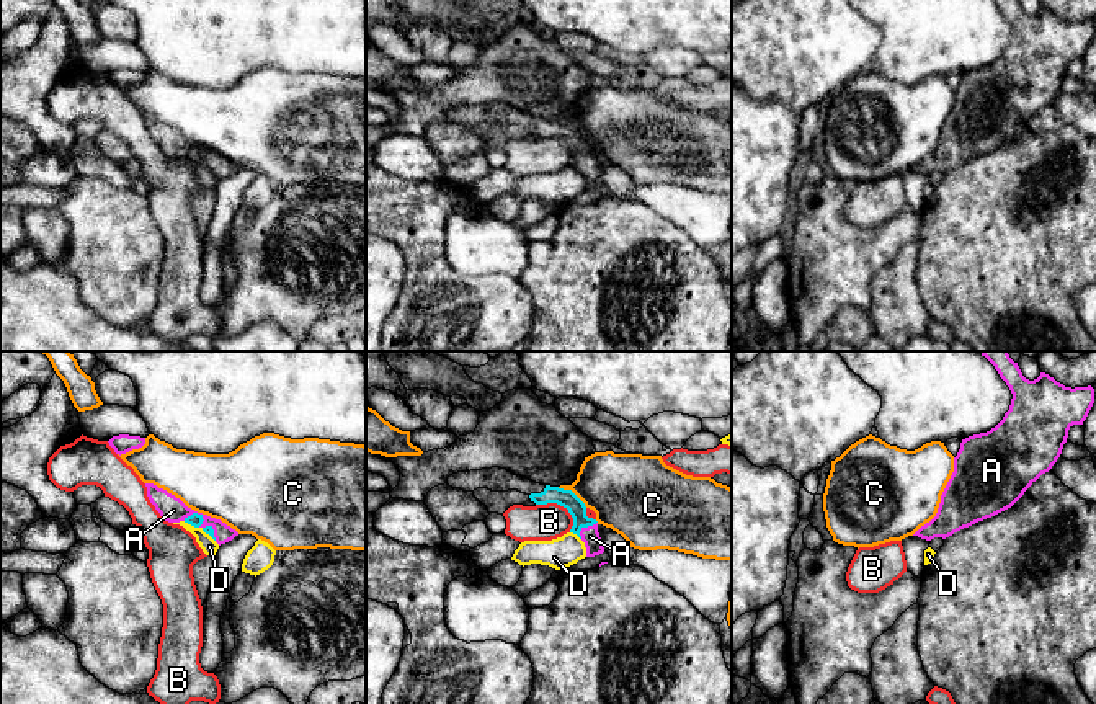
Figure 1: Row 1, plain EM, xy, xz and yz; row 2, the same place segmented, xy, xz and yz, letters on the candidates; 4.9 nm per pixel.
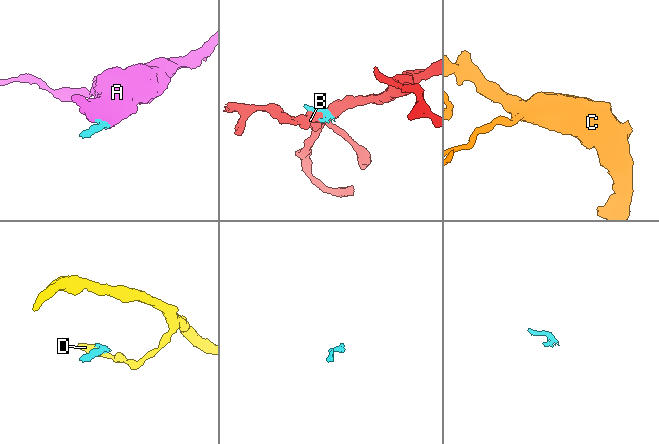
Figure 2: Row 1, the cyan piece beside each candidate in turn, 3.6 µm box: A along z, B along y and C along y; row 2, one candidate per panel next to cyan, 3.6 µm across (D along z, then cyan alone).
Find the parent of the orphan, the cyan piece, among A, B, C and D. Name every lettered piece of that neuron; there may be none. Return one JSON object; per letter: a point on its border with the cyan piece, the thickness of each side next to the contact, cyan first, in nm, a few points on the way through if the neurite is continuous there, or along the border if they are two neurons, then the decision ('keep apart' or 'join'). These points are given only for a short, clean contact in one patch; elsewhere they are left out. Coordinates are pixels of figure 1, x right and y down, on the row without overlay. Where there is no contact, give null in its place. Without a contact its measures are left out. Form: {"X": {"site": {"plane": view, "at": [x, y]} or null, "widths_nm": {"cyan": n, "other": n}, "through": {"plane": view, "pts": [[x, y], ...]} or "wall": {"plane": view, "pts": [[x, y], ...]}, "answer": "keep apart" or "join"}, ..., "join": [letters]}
{"A": {"site": {"plane": "xy", "at": [201, 157]}, "widths_nm": {"cyan": 70, "other": 120}, "through": {"plane": "xy", "pts": [[195, 154], [201, 157], [196, 147], [173, 144]]}, "answer": "join"}, "B": {"site": {"plane": "xz", "at": [562, 139]}, "widths_nm": {"cyan": 90, "other": 180}, "wall": {"plane": "xz", "pts": [[536, 138], [562, 139], [572, 152], [570, 165]]}, "answer": "keep apart"}, "C": {"site": {"plane": "xz", "at": [572, 126]}, "widths_nm": {"cyan": 90, "other": 360}, "wall": {"plane": "xz", "pts": [[557, 121], [569, 123], [587, 141]]}, "answer": "keep apart"}, "D": {"site": {"plane": "xy", "at": [191, 159]}, "widths_nm": {"cyan": 70, "other": 80}, "wall": {"plane": "xy", "pts": [[183, 155], [198, 162]]}, "answer": "keep apart"}, "join": ["A"]}

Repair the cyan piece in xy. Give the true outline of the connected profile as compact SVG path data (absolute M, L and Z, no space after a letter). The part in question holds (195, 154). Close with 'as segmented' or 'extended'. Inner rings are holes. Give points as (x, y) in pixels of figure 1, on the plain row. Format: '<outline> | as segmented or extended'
M145 118L147 131L160 150L168 157L185 155L194 162L201 162L209 168L219 180L232 175L238 167L222 157L221 154L211 152L207 149L198 147L188 142L180 132L158 123L154 118Z | extended

